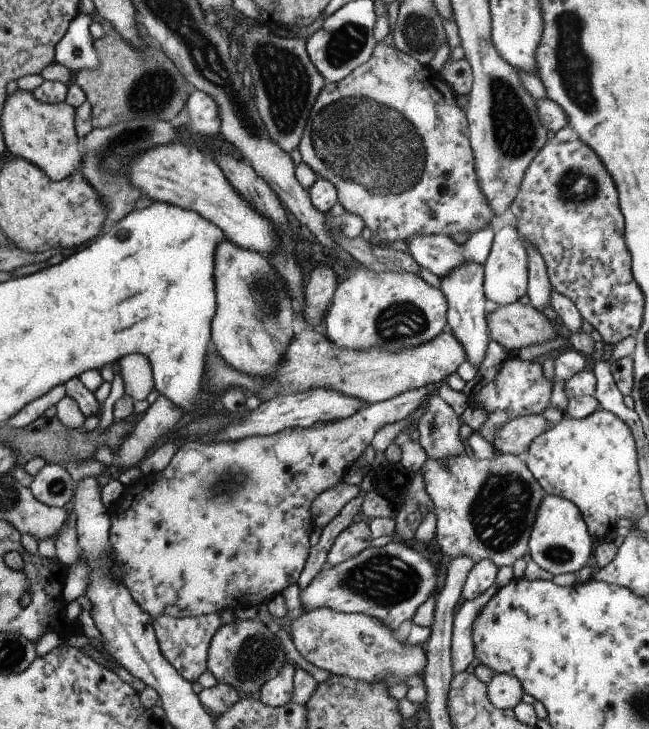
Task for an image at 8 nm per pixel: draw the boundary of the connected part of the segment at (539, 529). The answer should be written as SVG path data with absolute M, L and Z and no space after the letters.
M546 492L544 500L538 506L534 530L529 539L529 550L532 560L552 575L578 573L590 556L593 556L596 542L588 532L587 524L582 518L580 509L570 500L552 496Z

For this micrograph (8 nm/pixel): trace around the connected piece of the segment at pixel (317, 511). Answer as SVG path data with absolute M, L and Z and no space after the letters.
M345 481L336 484L332 490L322 492L313 502L312 516L315 528L326 528L340 511L354 498L361 494L360 486L347 484Z

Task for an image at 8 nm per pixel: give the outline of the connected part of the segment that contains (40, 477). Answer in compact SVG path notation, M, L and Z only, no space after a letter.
M47 464L33 477L28 488L39 502L54 508L66 508L76 498L75 484L62 466Z

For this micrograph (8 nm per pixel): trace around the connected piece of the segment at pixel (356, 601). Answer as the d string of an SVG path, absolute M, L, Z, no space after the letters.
M397 539L382 547L369 546L342 564L325 565L300 592L301 609L326 606L344 614L366 614L395 631L405 620L412 620L418 608L437 590L438 568L425 557Z

